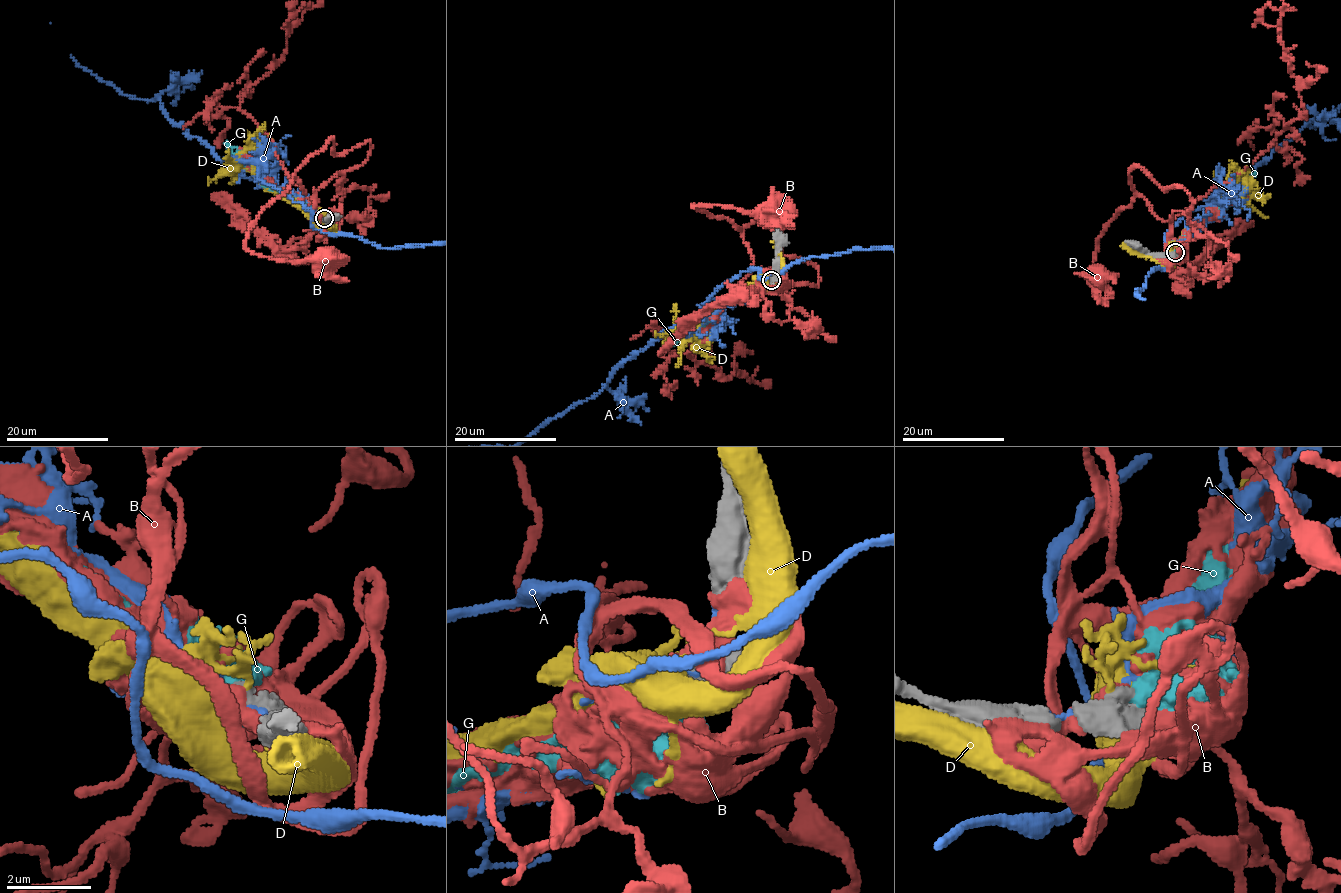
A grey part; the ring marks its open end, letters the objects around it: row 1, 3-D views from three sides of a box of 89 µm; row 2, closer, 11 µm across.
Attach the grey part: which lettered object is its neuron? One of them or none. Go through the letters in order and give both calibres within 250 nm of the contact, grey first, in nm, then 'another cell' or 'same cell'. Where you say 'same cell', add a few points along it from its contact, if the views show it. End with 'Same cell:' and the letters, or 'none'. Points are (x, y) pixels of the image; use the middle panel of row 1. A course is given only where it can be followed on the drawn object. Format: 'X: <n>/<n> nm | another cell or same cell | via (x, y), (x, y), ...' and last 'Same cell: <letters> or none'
A: 750/200 nm | another cell
B: 400/360 nm | another cell
D: 650/140 nm | another cell
G: 650/360 nm | same cell
Same cell: G

